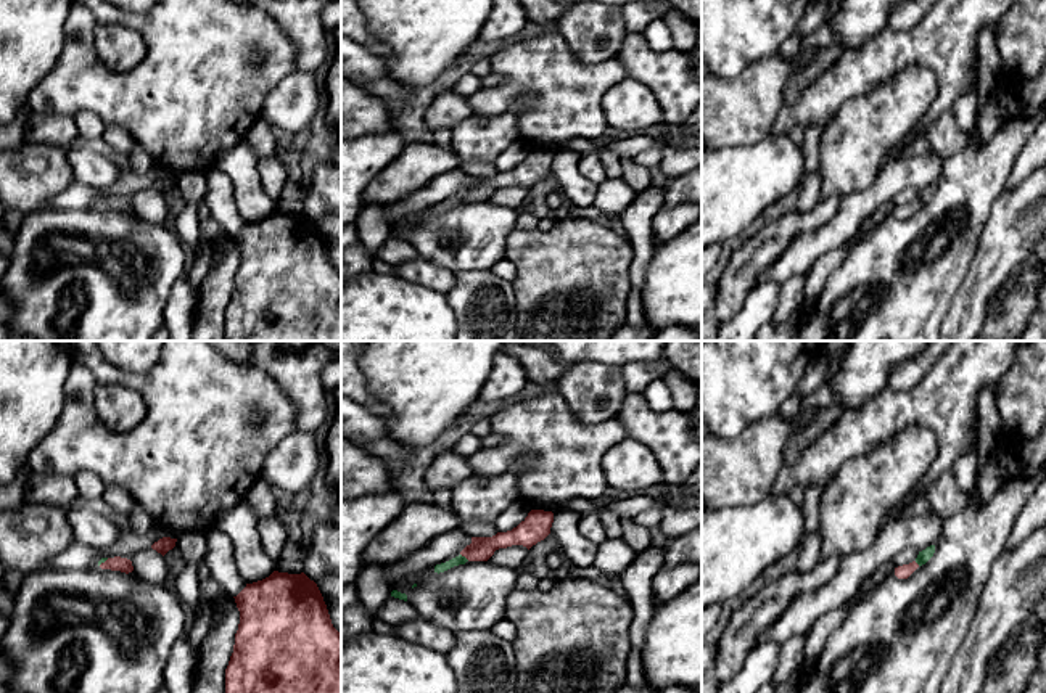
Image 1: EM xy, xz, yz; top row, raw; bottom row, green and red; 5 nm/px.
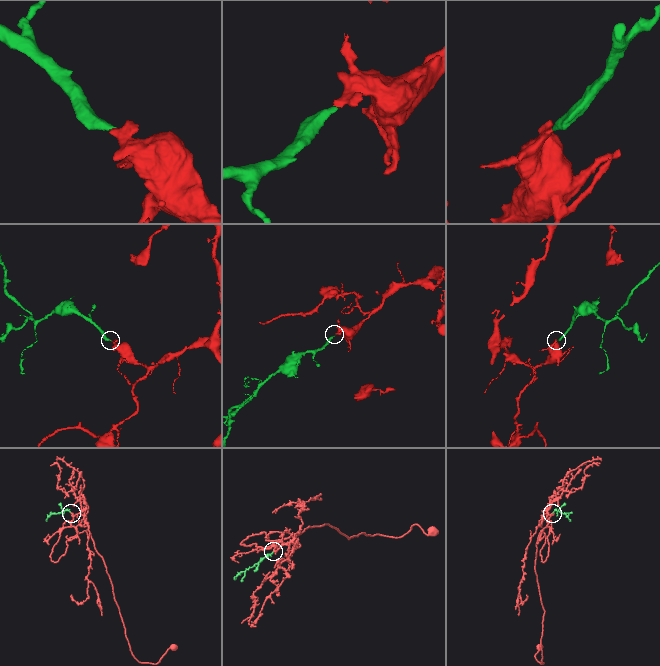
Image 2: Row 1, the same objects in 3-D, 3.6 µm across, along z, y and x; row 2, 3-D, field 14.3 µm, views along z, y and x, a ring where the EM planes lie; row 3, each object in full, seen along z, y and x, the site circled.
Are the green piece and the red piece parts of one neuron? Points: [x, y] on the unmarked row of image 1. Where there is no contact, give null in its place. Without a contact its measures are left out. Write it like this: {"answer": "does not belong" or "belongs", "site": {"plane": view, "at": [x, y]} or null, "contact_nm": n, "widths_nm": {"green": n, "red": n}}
{"answer": "belongs", "site": {"plane": "xz", "at": [464, 196]}, "contact_nm": 60, "widths_nm": {"green": 50, "red": 120}}

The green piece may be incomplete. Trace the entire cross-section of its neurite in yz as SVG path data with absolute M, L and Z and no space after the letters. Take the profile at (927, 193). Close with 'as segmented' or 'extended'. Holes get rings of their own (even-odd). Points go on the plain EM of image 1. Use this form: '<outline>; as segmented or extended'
M935 185L927 187L925 190L919 191L917 198L909 203L895 207L895 215L898 219L908 219L919 206L925 204L935 193Z; extended

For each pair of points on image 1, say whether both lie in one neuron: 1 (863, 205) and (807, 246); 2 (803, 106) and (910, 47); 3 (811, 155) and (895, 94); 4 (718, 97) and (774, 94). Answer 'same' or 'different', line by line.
1: same
2: same
3: different
4: same

